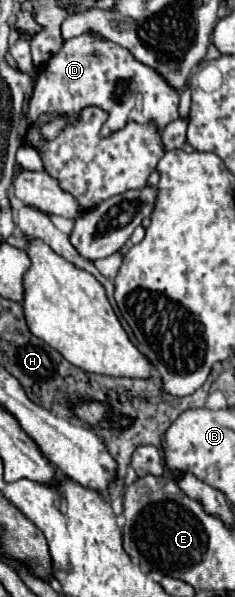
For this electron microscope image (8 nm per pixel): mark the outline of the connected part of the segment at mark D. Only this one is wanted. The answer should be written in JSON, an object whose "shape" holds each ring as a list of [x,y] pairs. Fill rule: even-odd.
{"shape":[[[84,34],[66,40],[60,52],[38,68],[38,80],[28,104],[28,114],[32,120],[44,112],[62,114],[62,118],[42,126],[42,136],[50,140],[68,124],[72,124],[76,112],[84,106],[100,106],[110,114],[102,128],[102,136],[122,128],[128,120],[154,120],[160,128],[164,128],[168,122],[178,118],[178,92],[170,88],[170,84],[166,84],[166,80],[162,80],[154,68],[146,68],[146,64],[138,62],[126,48],[100,36]]]}

